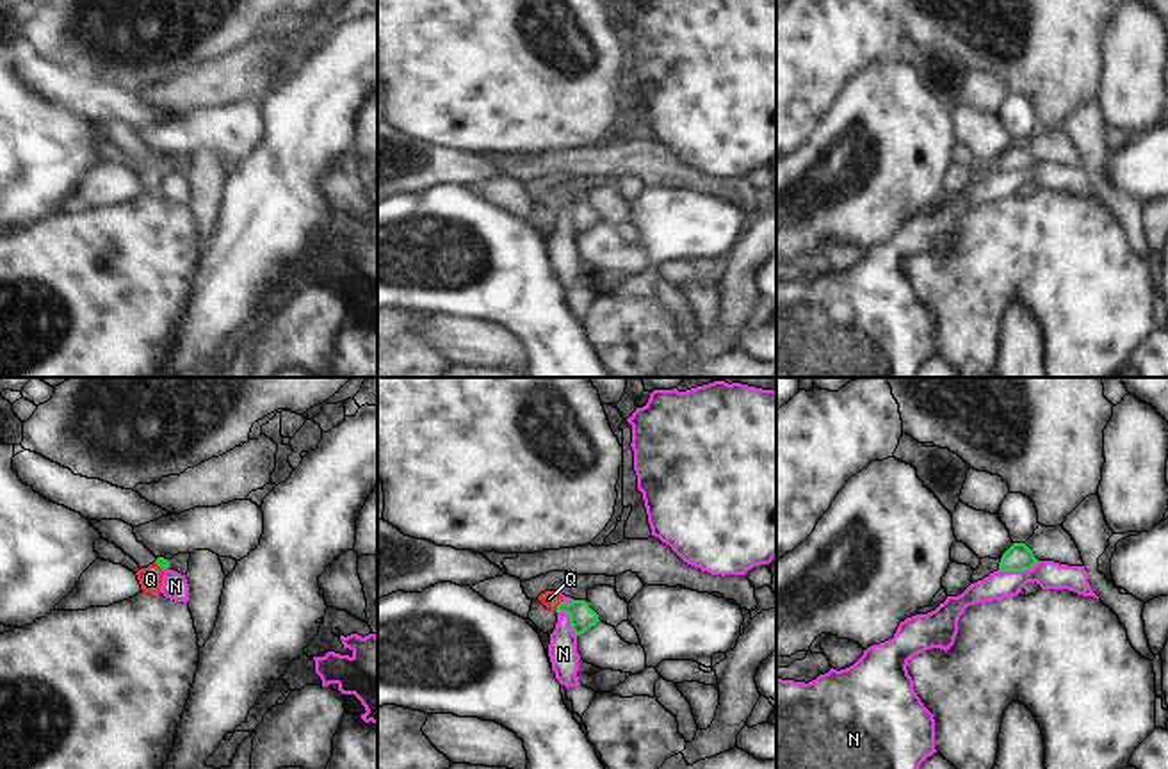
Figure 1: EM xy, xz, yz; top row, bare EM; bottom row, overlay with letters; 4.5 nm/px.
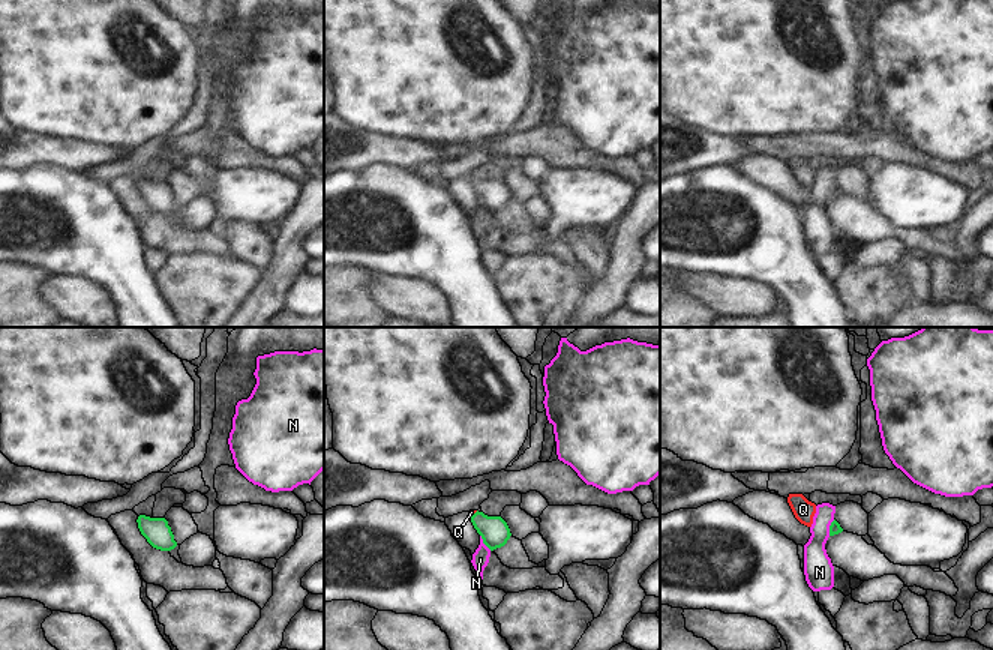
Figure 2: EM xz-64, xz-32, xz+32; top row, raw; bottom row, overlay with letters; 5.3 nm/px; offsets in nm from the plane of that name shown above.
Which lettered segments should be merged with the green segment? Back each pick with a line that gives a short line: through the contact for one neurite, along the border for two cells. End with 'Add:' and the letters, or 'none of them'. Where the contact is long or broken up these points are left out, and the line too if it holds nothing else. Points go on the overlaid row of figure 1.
Q: line xz (581, 615), (572, 607), (558, 606), (549, 599)
Add: Q

